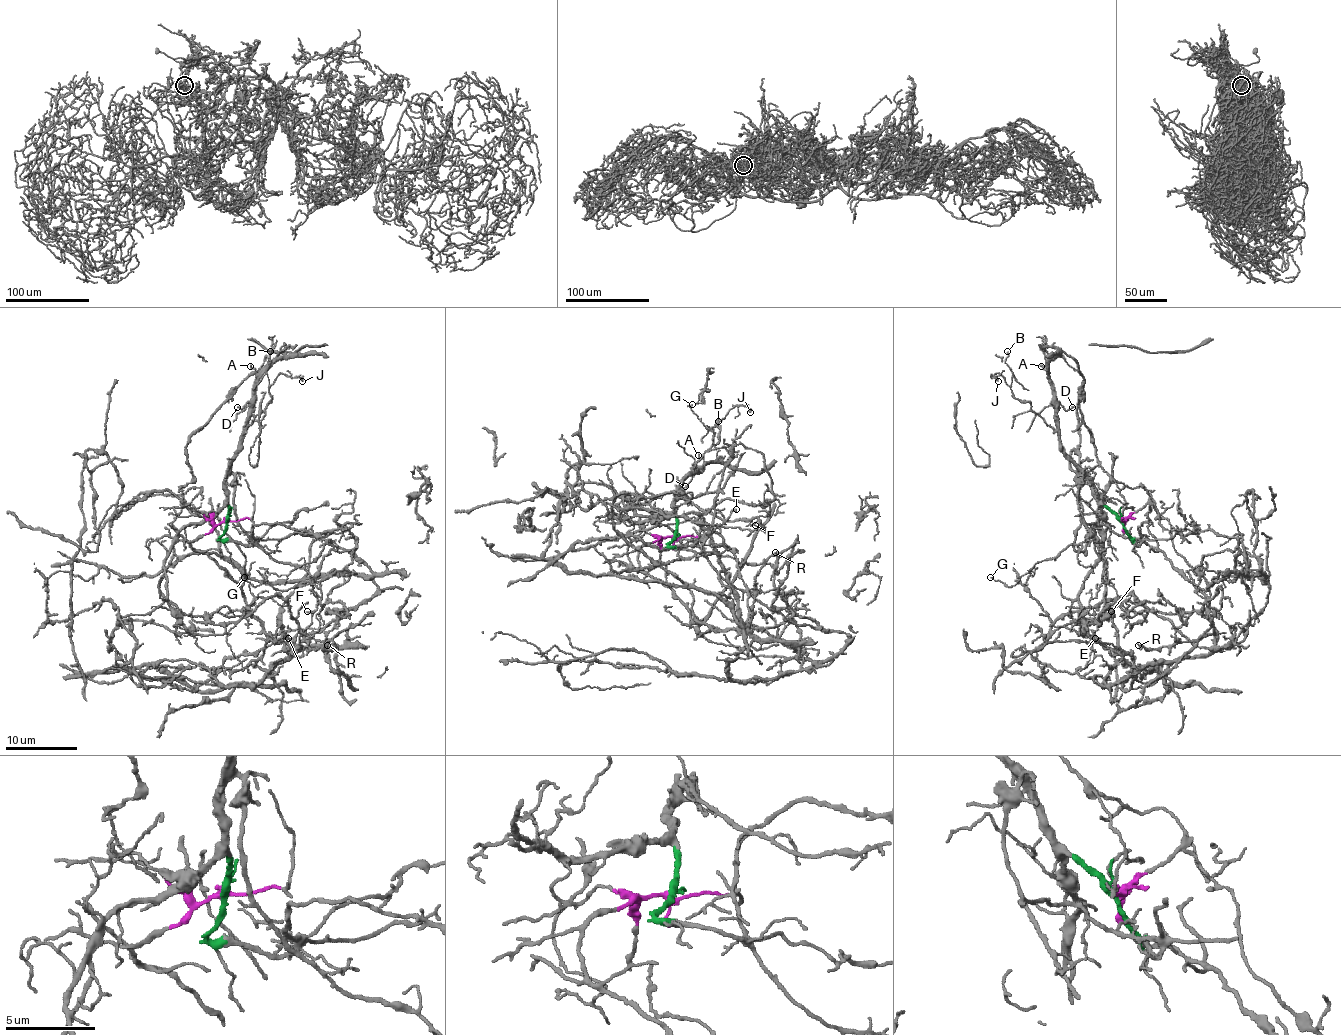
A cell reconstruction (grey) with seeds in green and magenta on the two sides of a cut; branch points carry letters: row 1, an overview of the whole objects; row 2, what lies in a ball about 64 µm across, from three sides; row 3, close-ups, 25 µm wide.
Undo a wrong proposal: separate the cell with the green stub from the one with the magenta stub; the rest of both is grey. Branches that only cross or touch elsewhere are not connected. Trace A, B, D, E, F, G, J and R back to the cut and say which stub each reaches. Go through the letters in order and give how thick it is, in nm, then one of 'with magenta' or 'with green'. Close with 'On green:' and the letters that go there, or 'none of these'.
A: 170 nm | with green
B: 110 nm | with green
D: 130 nm | with green
E: 200 nm | with magenta
F: 150 nm | with green
G: 110 nm | with green
J: 200 nm | with green
R: 280 nm | with magenta
On green: A, B, D, F, G, J

